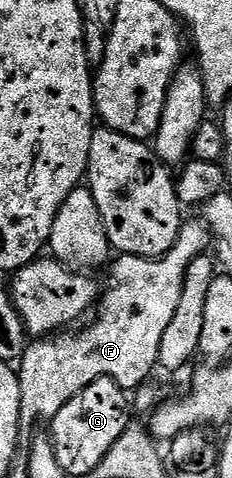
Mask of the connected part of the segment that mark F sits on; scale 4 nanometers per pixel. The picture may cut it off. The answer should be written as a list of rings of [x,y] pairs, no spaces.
[[[182,221],[175,244],[167,253],[157,258],[140,258],[134,254],[114,257],[108,267],[109,275],[105,278],[105,286],[103,282],[103,289],[95,307],[97,319],[86,330],[81,330],[78,334],[54,332],[48,336],[38,337],[26,345],[25,354],[19,360],[17,370],[22,427],[37,426],[40,422],[52,423],[53,418],[59,416],[63,406],[75,396],[79,396],[79,392],[83,392],[87,384],[95,384],[95,380],[110,378],[115,380],[115,384],[119,384],[122,390],[133,392],[141,388],[136,386],[143,385],[152,376],[153,369],[158,369],[159,344],[163,341],[163,332],[167,332],[167,327],[175,316],[175,308],[179,306],[179,296],[182,295],[187,268],[193,258],[206,253],[211,246],[208,226],[204,221],[196,221]]]

